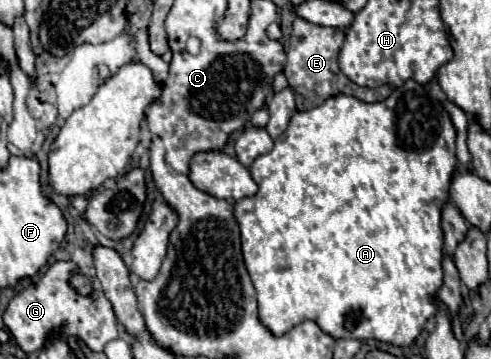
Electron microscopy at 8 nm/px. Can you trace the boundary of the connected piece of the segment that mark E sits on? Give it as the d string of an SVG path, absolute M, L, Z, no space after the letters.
M295 17L291 39L289 39L289 49L287 49L287 63L285 63L283 71L289 81L289 87L297 95L301 95L301 97L295 97L299 111L319 107L325 99L329 99L333 95L353 95L353 97L367 101L367 103L383 101L391 95L389 85L383 85L379 89L365 89L341 73L339 63L337 63L337 55L339 55L343 41L345 41L345 29L321 27L321 25L315 25L303 17Z

